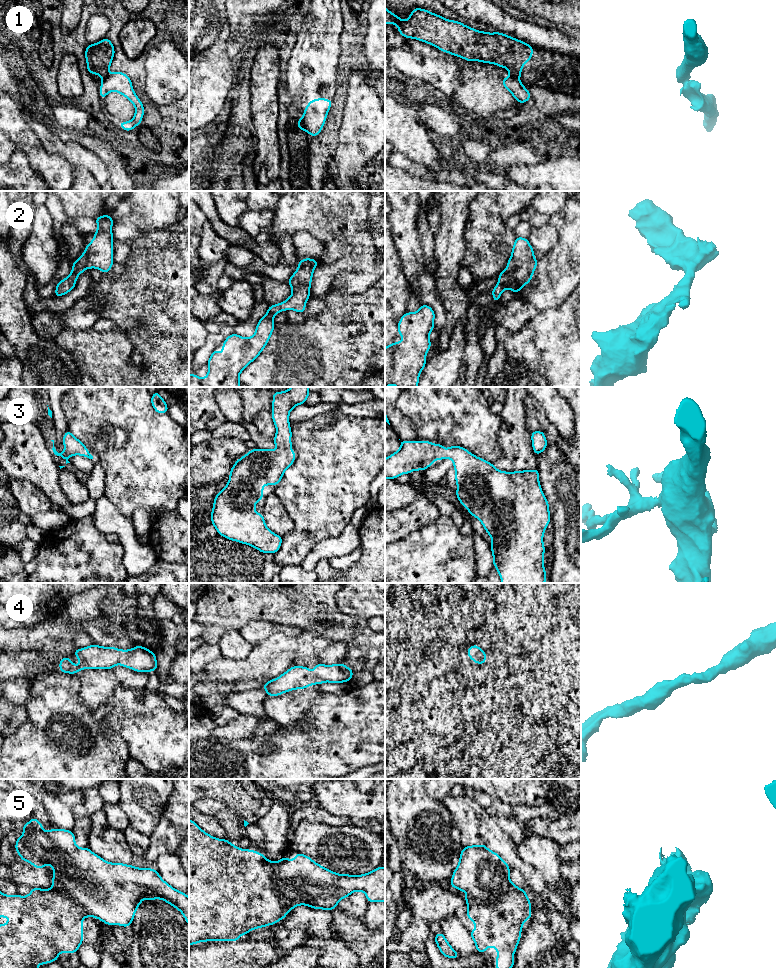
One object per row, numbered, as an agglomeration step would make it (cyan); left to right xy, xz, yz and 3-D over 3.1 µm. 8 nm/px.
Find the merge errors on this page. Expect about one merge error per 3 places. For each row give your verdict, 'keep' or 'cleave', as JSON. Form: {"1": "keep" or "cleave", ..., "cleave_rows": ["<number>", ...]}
{"1": "cleave", "2": "keep", "3": "keep", "4": "keep", "5": "cleave", "cleave_rows": ["1", "5"]}

